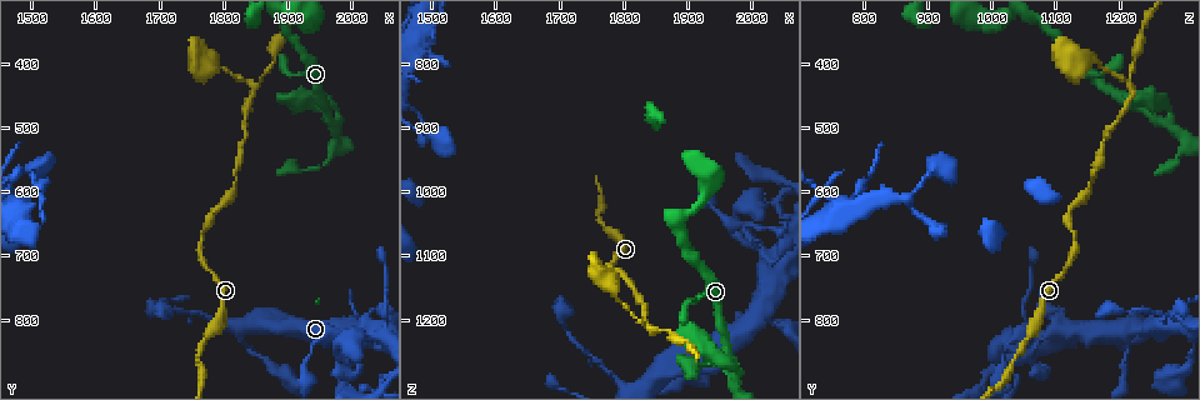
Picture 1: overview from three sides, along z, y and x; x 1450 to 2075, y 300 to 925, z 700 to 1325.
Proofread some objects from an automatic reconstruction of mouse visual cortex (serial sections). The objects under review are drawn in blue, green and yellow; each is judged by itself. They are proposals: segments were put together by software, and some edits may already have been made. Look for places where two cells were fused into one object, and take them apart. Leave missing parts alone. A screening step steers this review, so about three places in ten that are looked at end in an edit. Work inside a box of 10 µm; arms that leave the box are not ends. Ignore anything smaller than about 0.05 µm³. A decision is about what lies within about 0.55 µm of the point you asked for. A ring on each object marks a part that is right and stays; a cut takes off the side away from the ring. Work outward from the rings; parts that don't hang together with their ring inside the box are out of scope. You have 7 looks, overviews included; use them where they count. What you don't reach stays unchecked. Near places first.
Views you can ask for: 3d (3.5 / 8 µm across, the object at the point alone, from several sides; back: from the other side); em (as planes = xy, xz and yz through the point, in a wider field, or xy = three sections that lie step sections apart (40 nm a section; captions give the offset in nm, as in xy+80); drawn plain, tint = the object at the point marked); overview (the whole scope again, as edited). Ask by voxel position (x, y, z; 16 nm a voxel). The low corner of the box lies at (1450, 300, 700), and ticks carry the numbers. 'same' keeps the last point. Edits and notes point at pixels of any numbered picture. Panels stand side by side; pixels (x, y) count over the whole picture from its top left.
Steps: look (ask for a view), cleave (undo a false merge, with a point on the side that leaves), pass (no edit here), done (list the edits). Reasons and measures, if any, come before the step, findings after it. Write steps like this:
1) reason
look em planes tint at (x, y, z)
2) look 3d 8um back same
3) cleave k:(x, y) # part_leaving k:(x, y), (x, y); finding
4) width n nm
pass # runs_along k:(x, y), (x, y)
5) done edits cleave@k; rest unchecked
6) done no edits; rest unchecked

four-way junction
look 3d 3.5um at (2020, 830, 1195)

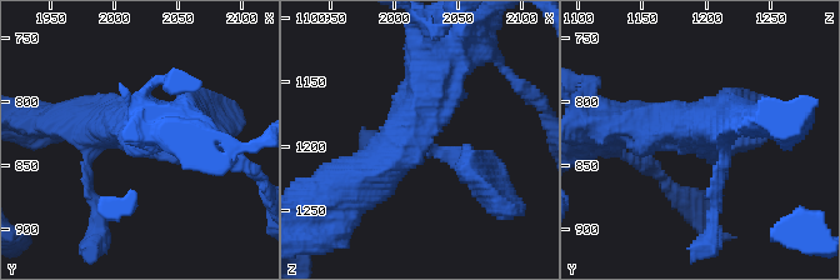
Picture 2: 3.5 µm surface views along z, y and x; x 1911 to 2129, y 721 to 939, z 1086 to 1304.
arms 4; arm_widths 150, 200, 450, 500 nm; need the tissue
look em xy step 3 tint at (2018, 832, 1196)

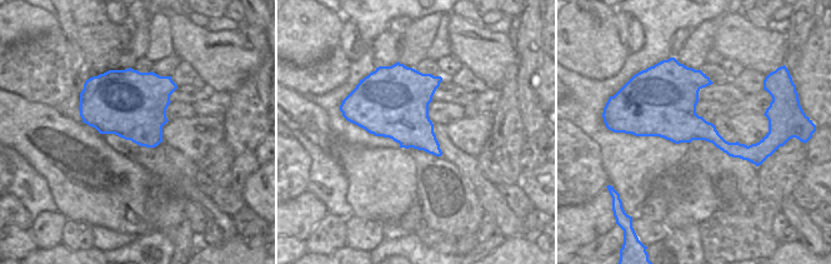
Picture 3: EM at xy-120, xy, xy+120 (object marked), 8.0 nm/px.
width 500 nm
pass # runs_along 2:(341, 186), (425, 113), (440, 64); continuous, no second cell

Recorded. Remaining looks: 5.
calibre changes
look 3d 3.5um at (1785, 800, 1285)

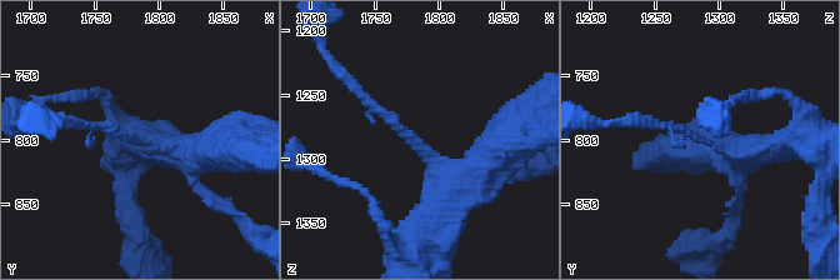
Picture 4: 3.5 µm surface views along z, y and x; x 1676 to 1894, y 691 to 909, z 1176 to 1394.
arm_widths 150, 450 nm
look em xy step 3 tint at (1780, 802, 1288)

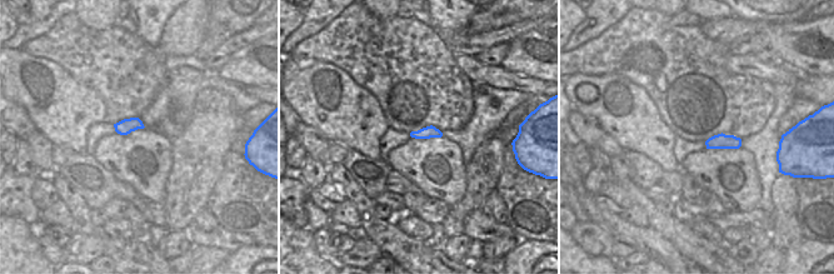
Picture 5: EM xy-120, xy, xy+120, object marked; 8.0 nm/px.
pass # runs_along 4:(480, 166), (454, 180), (354, 86); all the same cell

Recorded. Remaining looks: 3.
abrupt turn
look 3d 3.5um at (1915, 570, 1270)

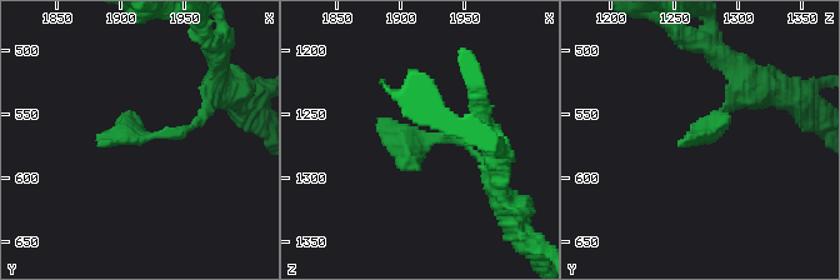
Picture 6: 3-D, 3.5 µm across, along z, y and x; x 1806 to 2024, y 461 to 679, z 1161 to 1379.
need the tissue
look em planes tint at (1916, 568, 1268)

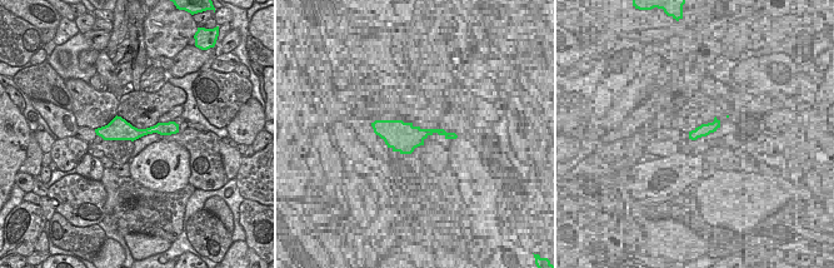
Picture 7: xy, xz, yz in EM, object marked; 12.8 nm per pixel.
another direction
look em xy step 5 tint same

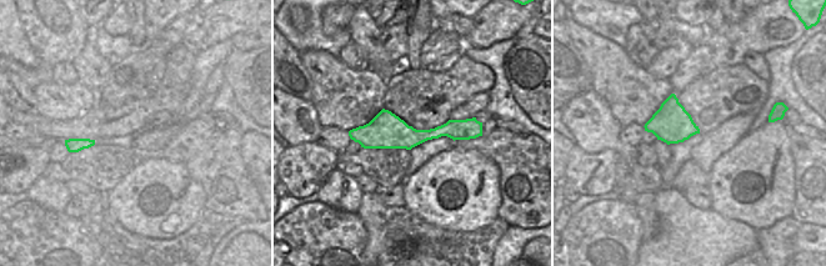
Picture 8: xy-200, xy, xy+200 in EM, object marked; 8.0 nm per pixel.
pass # runs_along 8:(477, 126), (425, 135), (353, 135); continuous, no second cell

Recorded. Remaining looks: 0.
done no edits; rest unchecked

